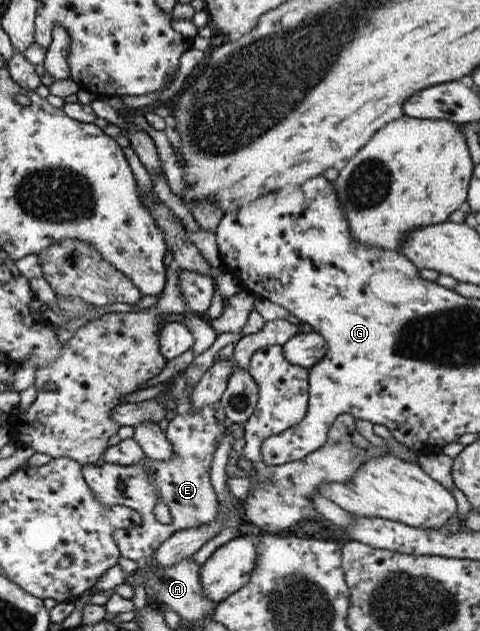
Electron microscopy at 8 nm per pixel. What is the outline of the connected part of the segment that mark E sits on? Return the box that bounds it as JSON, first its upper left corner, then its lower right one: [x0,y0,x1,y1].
[82,373,226,563]

